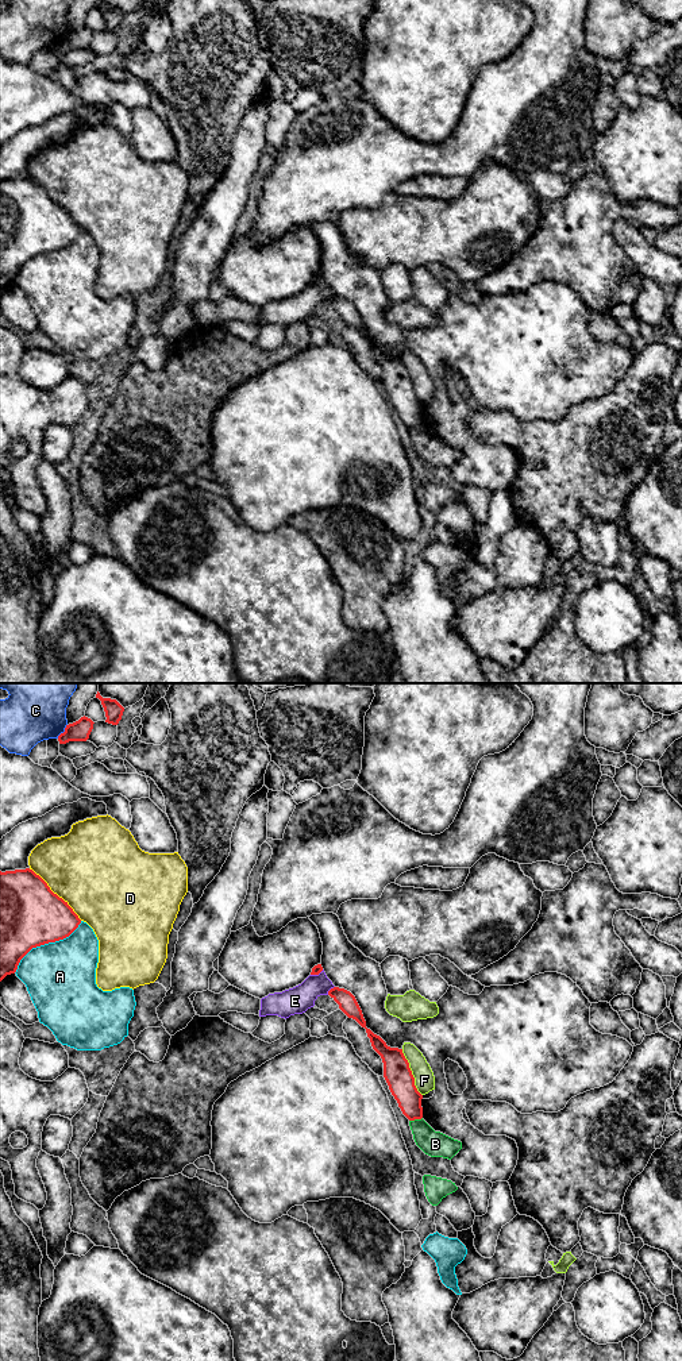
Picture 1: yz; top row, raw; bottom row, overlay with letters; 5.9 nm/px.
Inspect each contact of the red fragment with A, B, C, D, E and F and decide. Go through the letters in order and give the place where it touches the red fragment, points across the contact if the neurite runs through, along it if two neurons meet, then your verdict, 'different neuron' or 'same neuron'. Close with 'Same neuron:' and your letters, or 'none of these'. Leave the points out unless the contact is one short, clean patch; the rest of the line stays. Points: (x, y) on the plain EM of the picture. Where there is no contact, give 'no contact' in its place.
A: yz (45, 251) | different neuron
B: yz (415, 427) | along yz (422, 425), (409, 430) | different neuron
C: yz (65, 39) | different neuron
D: yz (56, 203) | different neuron
E: yz (330, 299) | along yz (334, 295), (327, 303) | different neuron
F: yz (411, 381) | different neuron
Same neuron: none of these

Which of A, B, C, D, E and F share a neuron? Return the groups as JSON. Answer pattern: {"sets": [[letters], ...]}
{"sets": [["A"], ["B"], ["C"], ["D"], ["E"], ["F"]]}

